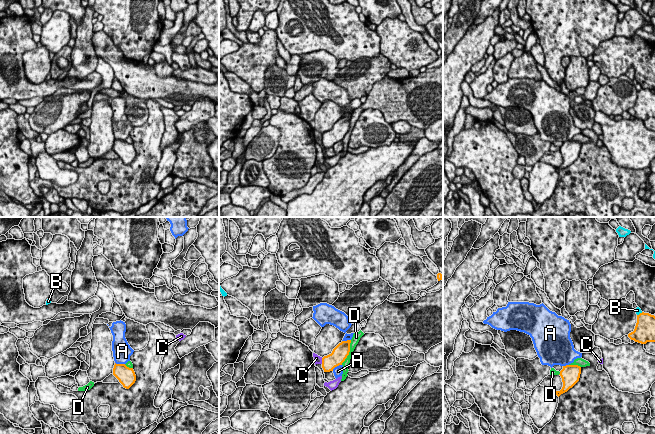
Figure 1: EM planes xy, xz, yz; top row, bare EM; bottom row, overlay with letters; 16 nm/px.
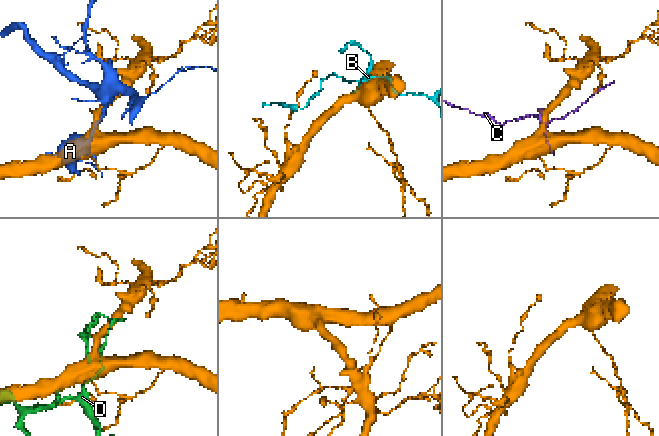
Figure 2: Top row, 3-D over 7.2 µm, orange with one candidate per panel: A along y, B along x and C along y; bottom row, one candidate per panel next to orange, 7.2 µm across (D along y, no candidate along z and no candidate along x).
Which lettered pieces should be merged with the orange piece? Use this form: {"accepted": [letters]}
{"accepted": []}

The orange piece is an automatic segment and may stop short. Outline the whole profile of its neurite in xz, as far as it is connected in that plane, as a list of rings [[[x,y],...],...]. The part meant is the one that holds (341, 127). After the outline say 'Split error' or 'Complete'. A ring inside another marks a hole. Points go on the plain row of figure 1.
[[[351,116],[342,117],[332,127],[331,130],[322,134],[322,144],[324,148],[333,147],[333,145],[345,137],[350,128]]]. Complete

